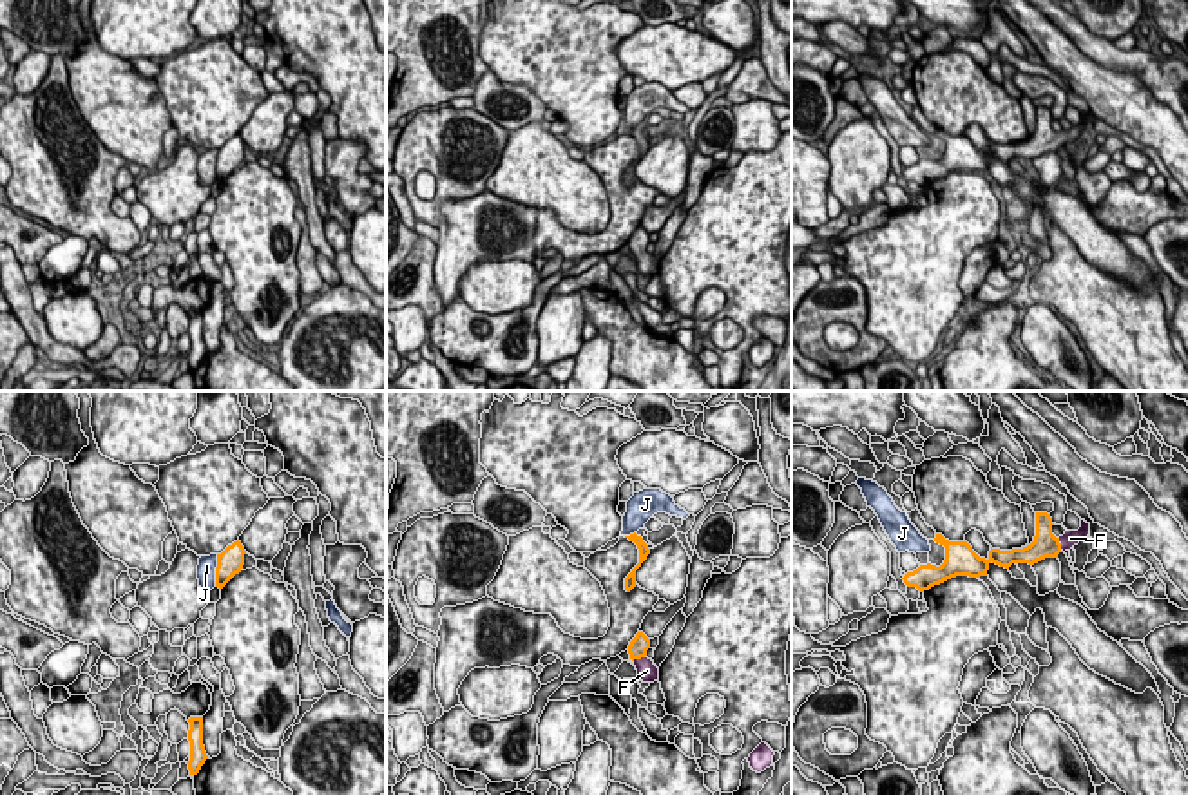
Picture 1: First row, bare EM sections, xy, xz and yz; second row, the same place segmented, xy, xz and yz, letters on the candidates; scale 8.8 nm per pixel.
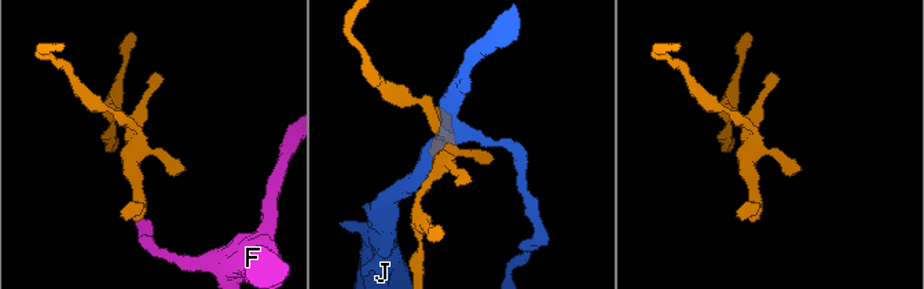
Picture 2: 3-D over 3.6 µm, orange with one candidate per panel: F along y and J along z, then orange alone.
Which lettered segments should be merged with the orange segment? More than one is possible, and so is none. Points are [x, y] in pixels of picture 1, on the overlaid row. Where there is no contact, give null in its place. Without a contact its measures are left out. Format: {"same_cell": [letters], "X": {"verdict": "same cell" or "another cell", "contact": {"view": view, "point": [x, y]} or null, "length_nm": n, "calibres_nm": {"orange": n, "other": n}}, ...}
{"same_cell": ["F"], "F": {"verdict": "same cell", "contact": {"view": "yz", "point": [1060, 545]}, "length_nm": 140, "calibres_nm": {"orange": 220, "other": 140}}, "J": {"verdict": "another cell", "contact": {"view": "xy", "point": [216, 571]}, "length_nm": 280, "calibres_nm": {"orange": 240, "other": 160}}}

